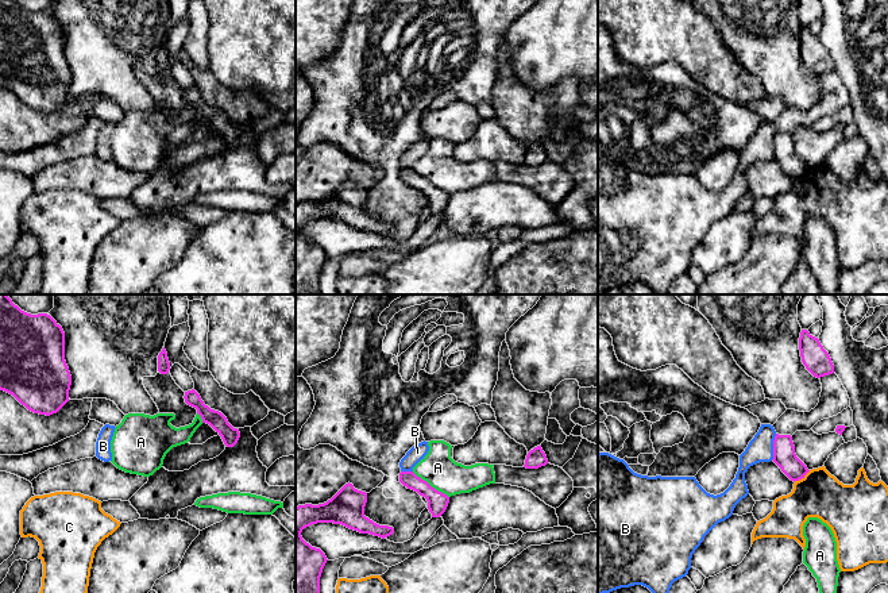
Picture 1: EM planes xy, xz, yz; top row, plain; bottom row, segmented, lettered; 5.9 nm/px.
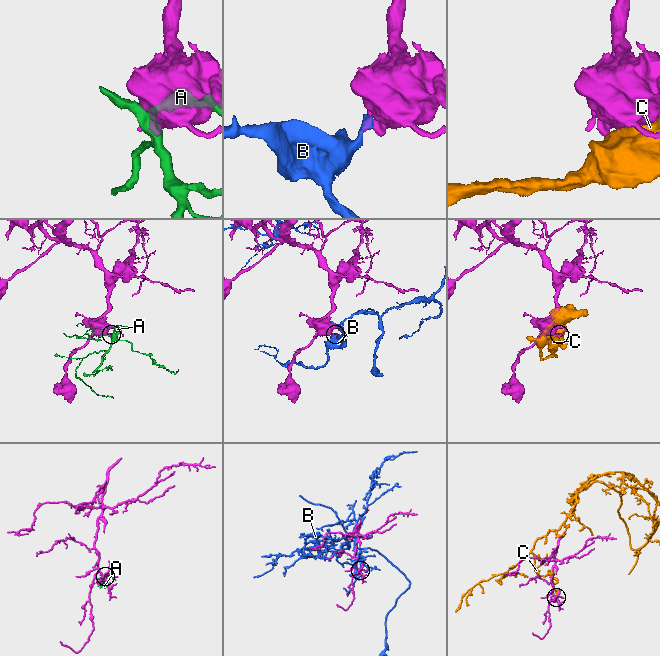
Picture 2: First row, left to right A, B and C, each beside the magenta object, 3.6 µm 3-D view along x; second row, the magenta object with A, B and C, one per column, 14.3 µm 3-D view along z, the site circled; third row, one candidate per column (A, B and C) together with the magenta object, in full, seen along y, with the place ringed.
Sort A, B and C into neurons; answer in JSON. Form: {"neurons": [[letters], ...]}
{"neurons": [["A"], ["B"], ["C"]]}

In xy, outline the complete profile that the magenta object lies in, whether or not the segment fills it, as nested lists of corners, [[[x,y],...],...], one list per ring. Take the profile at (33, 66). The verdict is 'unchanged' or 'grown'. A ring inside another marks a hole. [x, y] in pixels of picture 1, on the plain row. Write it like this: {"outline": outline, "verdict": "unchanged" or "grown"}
{"outline": [[[0,0],[0,88],[12,92],[28,108],[50,113],[69,99],[70,82],[62,24],[47,11],[31,12],[13,0]]], "verdict": "unchanged"}

